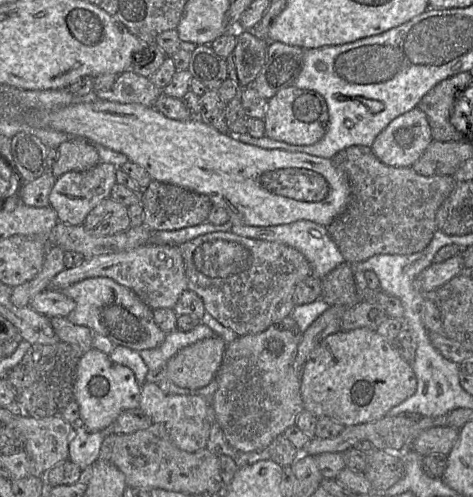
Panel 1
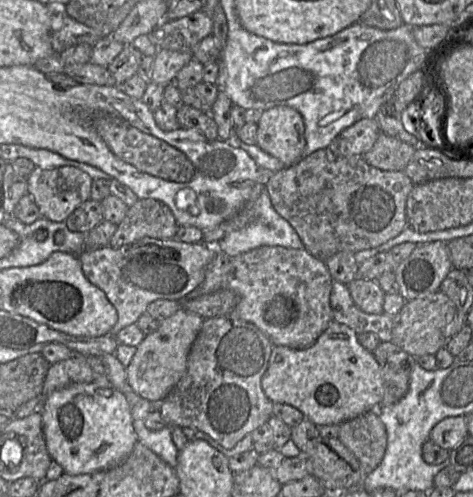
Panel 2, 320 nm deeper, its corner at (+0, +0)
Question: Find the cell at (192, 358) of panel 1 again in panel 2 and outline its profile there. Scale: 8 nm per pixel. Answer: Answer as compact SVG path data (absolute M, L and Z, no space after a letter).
M179 309L172 316L161 320L156 331L145 335L126 368L126 380L134 392L149 401L160 401L167 396L186 371L187 357L203 320L198 314Z

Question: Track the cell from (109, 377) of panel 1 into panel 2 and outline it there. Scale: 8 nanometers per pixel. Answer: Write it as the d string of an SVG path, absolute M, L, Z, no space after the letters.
M71 384L46 398L42 413L47 450L68 475L89 474L122 463L138 442L126 396L114 386Z

